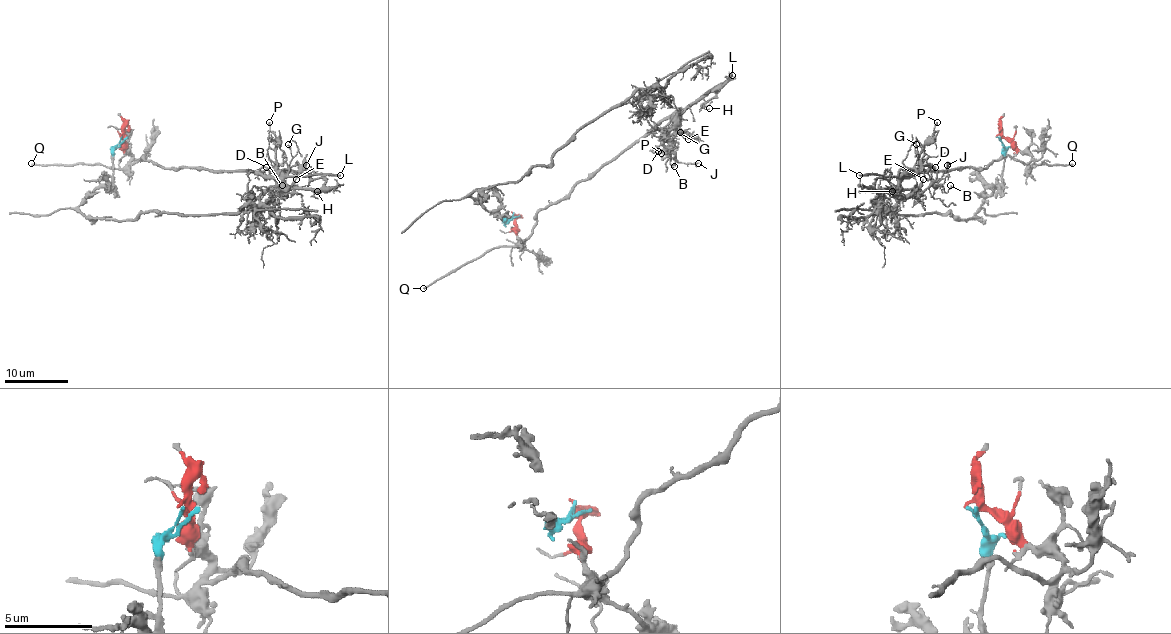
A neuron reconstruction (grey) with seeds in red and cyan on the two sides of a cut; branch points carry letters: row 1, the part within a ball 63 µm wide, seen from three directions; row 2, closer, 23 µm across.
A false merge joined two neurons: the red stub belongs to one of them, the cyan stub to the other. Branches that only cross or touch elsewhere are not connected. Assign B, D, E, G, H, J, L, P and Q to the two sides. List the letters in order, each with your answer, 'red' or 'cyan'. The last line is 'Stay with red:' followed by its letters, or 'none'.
B: red
D: red
E: red
G: red
H: red
J: red
L: red
P: red
Q: red
Stay with red: B, D, E, G, H, J, L, P, Q

